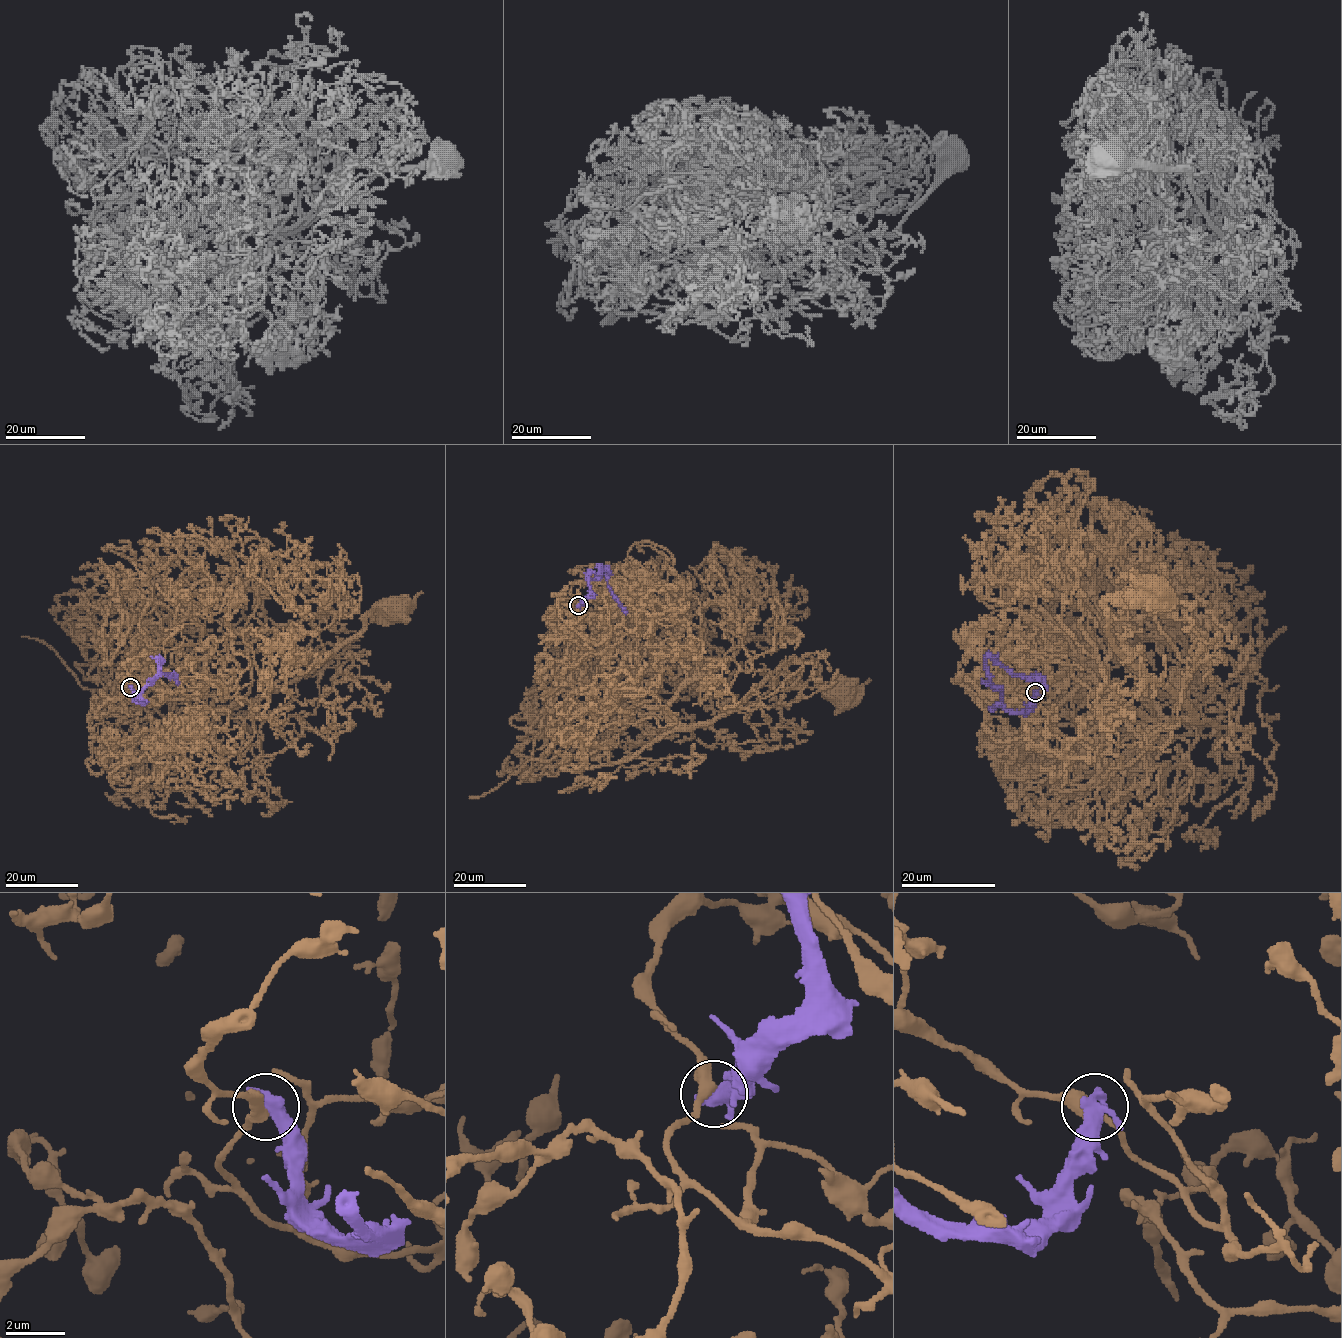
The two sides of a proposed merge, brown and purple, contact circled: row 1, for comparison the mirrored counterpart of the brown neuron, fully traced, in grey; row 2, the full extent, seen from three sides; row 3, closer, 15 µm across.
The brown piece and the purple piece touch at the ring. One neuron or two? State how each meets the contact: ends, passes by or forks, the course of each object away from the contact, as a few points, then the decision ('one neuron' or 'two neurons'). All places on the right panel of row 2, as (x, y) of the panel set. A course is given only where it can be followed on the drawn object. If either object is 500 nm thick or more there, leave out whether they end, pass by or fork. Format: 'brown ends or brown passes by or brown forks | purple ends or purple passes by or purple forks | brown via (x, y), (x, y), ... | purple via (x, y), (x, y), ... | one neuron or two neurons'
brown passes by | purple passes by | brown via (1035, 693), (1063, 716), (1095, 679), (1160, 725), (1188, 719), (1108, 634), (1107, 601), (1150, 592) | purple via (1035, 692), (1028, 710), (1010, 712), (987, 673), (987, 657), (990, 654), (1014, 674), (1042, 683), (1048, 689) | two neurons

